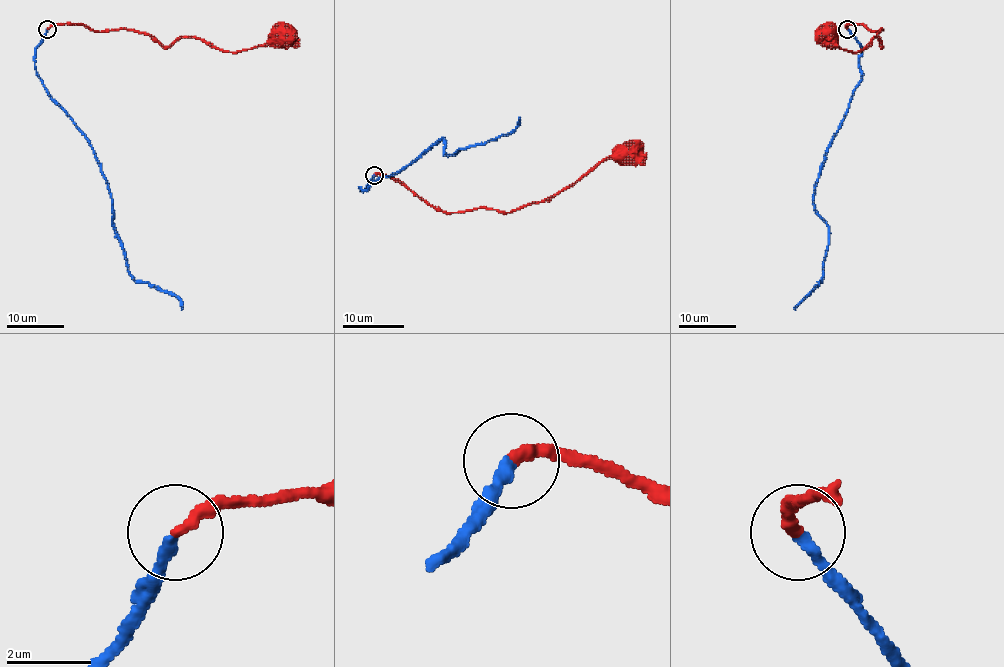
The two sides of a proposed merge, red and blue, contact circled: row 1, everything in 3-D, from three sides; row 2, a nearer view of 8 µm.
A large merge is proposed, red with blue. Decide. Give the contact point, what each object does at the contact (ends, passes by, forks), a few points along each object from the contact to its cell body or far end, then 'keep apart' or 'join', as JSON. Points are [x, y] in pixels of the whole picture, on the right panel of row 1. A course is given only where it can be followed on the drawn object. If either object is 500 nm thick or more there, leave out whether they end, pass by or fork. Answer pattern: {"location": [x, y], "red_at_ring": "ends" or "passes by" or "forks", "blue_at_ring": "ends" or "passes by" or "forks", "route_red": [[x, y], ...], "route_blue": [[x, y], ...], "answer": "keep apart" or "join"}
{"location": [847, 29], "red_at_ring": "ends", "blue_at_ring": "ends", "route_red": [[848, 29], [851, 23], [882, 29], [882, 46], [873, 38], [849, 52], [836, 48], [828, 32]], "route_blue": [[848, 29], [862, 49], [861, 79], [815, 184], [815, 213], [828, 227], [824, 277], [794, 308]], "answer": "join"}

